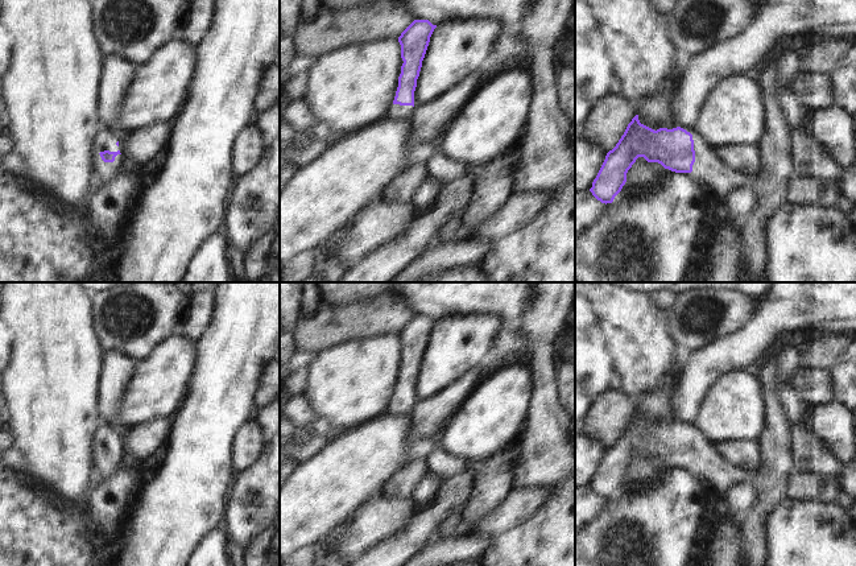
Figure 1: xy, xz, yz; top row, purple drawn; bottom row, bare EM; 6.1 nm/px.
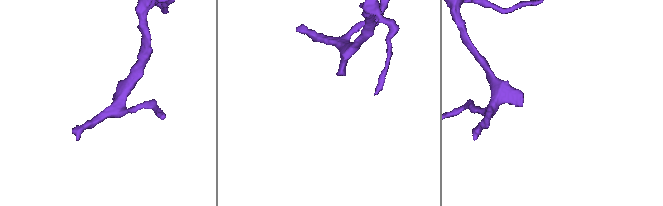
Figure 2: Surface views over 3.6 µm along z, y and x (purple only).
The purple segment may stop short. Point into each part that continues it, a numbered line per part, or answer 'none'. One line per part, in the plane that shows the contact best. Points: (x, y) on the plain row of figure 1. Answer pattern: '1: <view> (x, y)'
1: xy (106, 466)

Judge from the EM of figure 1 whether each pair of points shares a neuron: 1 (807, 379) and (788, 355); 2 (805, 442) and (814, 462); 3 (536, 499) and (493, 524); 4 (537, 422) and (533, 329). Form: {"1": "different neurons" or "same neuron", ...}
{"1": "different neurons", "2": "same neuron", "3": "same neuron", "4": "same neuron"}

